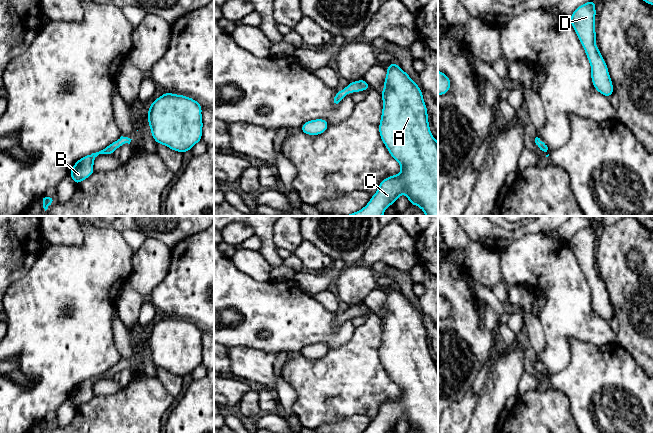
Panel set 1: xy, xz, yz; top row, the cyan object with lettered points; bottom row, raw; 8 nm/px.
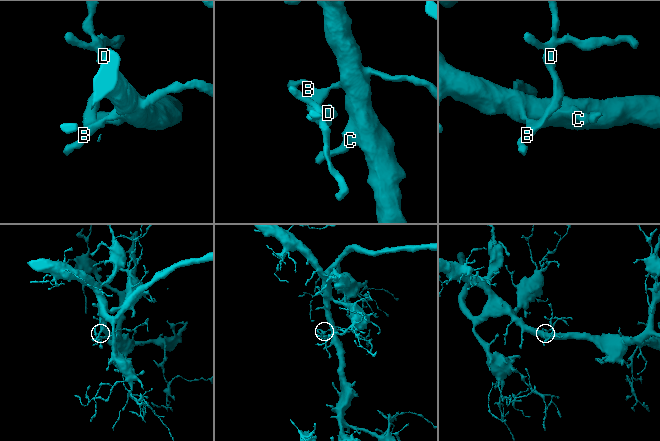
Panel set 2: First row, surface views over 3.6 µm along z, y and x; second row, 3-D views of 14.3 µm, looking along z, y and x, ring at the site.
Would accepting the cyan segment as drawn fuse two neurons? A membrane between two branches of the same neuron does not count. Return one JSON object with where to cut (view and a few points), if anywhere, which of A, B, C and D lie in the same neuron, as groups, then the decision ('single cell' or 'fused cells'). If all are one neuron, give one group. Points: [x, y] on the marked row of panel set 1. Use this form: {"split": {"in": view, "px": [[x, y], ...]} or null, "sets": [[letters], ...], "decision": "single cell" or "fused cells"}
{"split": null, "sets": [["A", "B", "C", "D"]], "decision": "single cell"}

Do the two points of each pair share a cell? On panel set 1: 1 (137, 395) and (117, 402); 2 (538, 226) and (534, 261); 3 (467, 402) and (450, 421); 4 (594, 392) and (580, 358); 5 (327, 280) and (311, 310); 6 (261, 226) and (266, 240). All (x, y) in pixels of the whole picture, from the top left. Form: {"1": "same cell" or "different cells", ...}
{"1": "same cell", "2": "different cells", "3": "same cell", "4": "same cell", "5": "different cells", "6": "same cell"}

